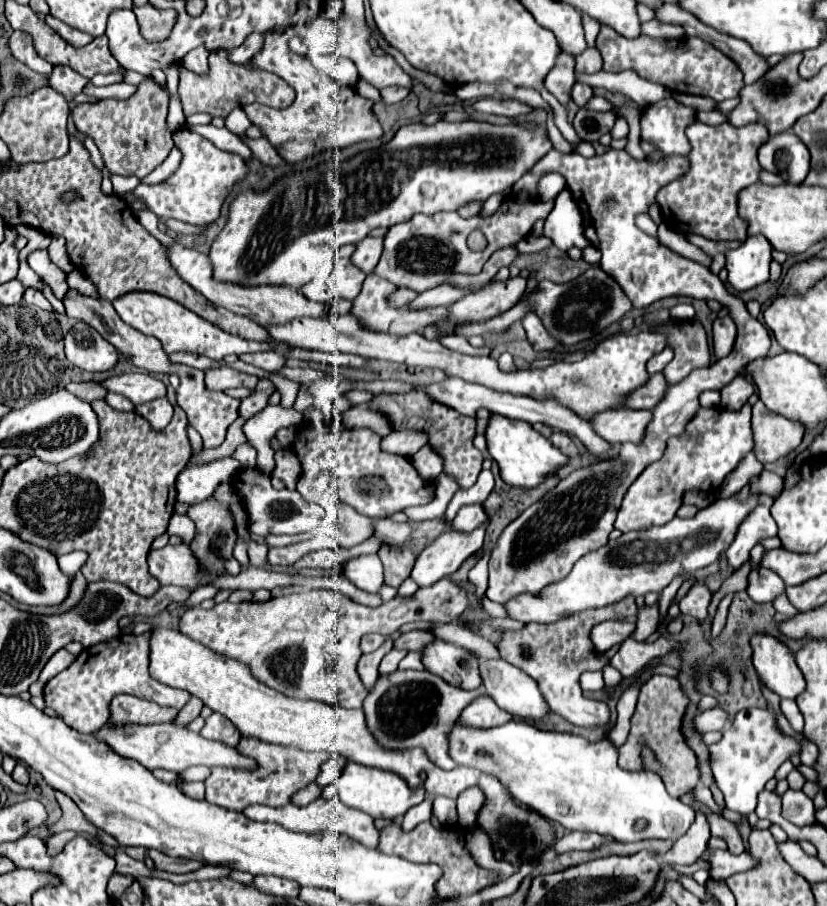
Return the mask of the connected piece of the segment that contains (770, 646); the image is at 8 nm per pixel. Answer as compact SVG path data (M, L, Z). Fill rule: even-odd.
M773 636L751 638L753 666L761 682L779 698L795 700L805 690L805 678L791 650Z

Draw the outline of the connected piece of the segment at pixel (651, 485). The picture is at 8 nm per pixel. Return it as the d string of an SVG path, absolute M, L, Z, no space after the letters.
M749 403L741 410L699 408L685 432L667 442L667 452L663 458L649 464L629 486L615 520L615 528L621 532L631 532L635 528L667 524L667 520L673 520L677 508L681 506L685 492L701 490L715 494L725 476L733 472L751 452L751 415L752 406Z

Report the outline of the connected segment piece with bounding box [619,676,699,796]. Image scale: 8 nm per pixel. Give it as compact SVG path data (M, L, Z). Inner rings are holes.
M653 676L649 682L643 684L637 710L631 718L631 732L627 742L619 748L619 764L627 770L641 770L641 756L639 756L639 740L647 740L651 744L651 750L659 760L663 760L663 772L659 776L667 784L667 790L673 796L683 796L687 788L693 788L699 778L697 770L697 758L693 750L685 744L685 738L681 736L681 716L687 708L687 696L677 690L677 678L671 676Z

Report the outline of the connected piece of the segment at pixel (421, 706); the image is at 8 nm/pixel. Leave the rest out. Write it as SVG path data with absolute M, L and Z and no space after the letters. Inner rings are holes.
M397 670L387 678L379 678L375 688L367 694L363 710L367 716L367 726L375 736L379 736L379 744L387 744L389 748L415 748L423 746L427 756L439 764L439 768L451 770L455 768L455 760L449 756L449 734L463 712L475 698L485 694L485 686L469 692L463 688L455 688L447 684L443 678L421 670Z

